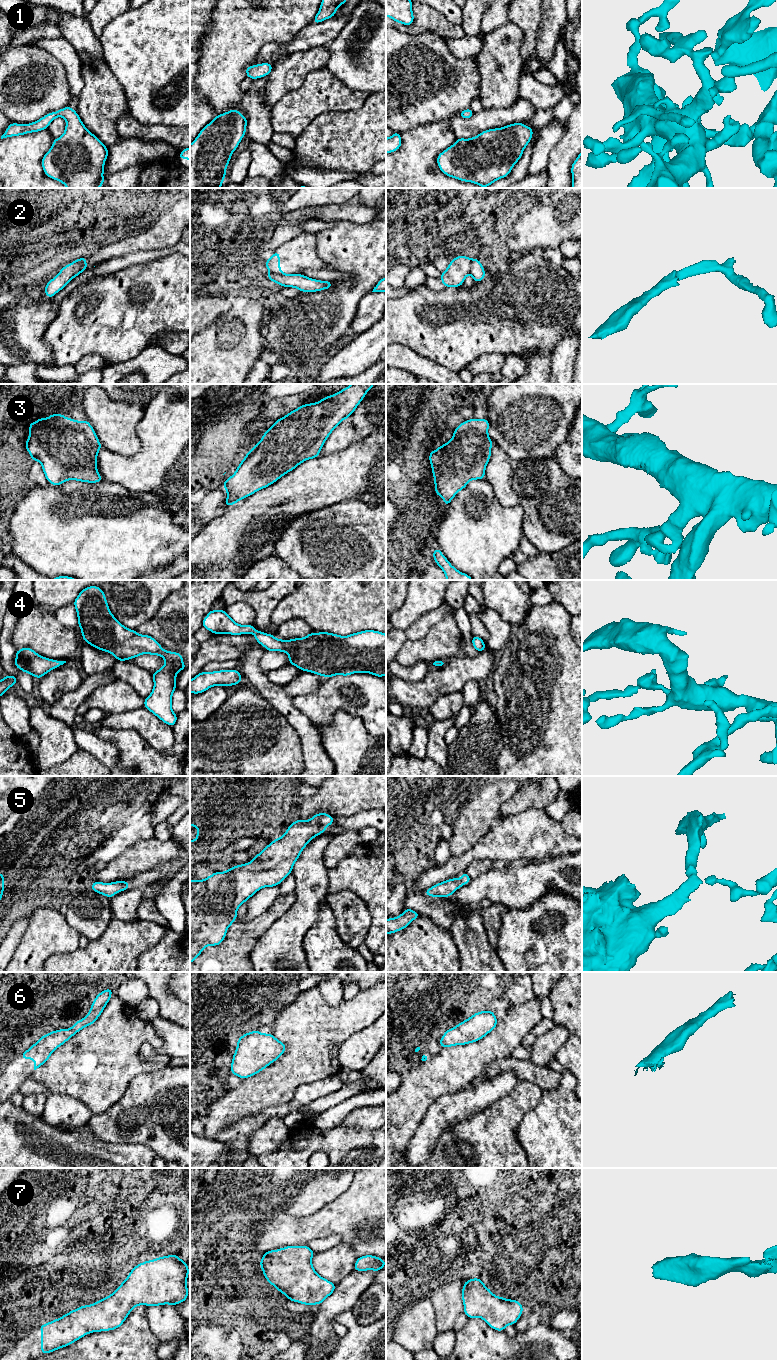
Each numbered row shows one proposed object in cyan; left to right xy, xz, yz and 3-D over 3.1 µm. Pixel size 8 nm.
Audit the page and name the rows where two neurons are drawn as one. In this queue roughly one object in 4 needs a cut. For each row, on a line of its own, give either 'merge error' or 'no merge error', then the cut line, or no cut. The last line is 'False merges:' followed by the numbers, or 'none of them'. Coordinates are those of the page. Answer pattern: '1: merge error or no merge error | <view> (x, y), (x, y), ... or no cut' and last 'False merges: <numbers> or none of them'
1: no merge error | no cut
2: merge error | yz (471, 259), (469, 273)
3: no merge error | no cut
4: no merge error | no cut
5: no merge error | no cut
6: no merge error | no cut
7: no merge error | no cut
False merges: 2

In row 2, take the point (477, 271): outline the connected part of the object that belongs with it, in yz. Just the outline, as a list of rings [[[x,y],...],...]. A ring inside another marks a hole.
[[[477,258],[471,259],[470,274],[474,282],[480,282],[485,278],[484,267]]]

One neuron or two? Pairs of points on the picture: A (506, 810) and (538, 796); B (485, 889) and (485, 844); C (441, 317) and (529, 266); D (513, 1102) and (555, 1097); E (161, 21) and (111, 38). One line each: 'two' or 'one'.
A: one
B: two
C: one
D: two
E: one

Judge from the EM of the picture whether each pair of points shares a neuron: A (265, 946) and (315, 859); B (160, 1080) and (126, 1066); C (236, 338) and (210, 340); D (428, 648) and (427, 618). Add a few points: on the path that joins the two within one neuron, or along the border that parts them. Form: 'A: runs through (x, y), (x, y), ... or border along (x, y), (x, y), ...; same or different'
A: runs through (287, 926), (307, 906), (311, 881); same
B: border along (165, 1066), (157, 1070), (139, 1073), (126, 1089); different
C: runs through (230, 340), (216, 340); same
D: border along (444, 615), (421, 639), (409, 640), (406, 638); different

